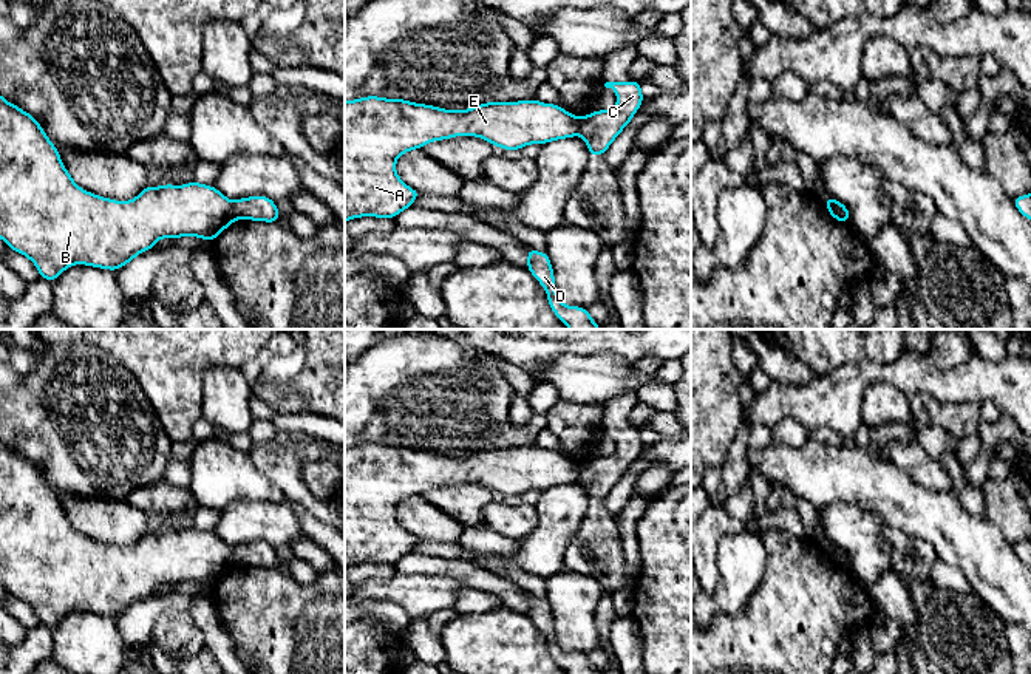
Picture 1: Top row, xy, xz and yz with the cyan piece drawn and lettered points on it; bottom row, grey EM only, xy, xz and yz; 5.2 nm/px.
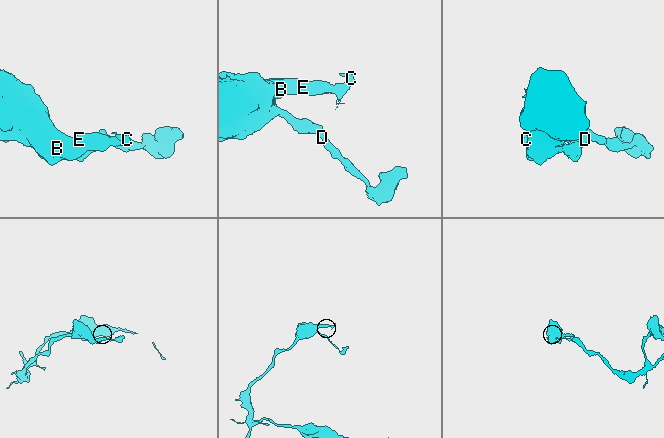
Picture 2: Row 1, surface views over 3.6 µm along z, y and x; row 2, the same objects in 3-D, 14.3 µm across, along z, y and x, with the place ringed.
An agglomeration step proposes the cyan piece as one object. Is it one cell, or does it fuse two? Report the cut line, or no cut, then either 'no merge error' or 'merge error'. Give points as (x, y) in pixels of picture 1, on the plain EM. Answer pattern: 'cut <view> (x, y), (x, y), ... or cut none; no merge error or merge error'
cut xy (231, 548), (235, 565); merge error

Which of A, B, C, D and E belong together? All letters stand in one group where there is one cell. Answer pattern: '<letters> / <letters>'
A B D E / C

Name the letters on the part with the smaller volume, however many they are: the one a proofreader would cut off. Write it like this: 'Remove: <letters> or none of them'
Remove: C

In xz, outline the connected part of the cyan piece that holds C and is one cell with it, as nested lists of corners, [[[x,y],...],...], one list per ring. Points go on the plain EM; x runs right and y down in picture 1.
[[[629,425],[621,430],[606,428],[604,433],[617,439],[617,451],[580,464],[580,482],[587,490],[589,502],[603,502],[645,447],[640,428]]]

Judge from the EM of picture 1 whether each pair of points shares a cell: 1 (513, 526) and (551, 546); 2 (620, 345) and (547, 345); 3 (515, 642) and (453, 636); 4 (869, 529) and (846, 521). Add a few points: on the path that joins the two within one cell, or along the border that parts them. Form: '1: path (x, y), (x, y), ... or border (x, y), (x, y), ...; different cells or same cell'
1: border (535, 506), (537, 526), (523, 540); different cells
2: path (602, 345), (566, 345); same cell
3: path (500, 642), (469, 640); same cell
4: path (863, 529), (852, 527); same cell

